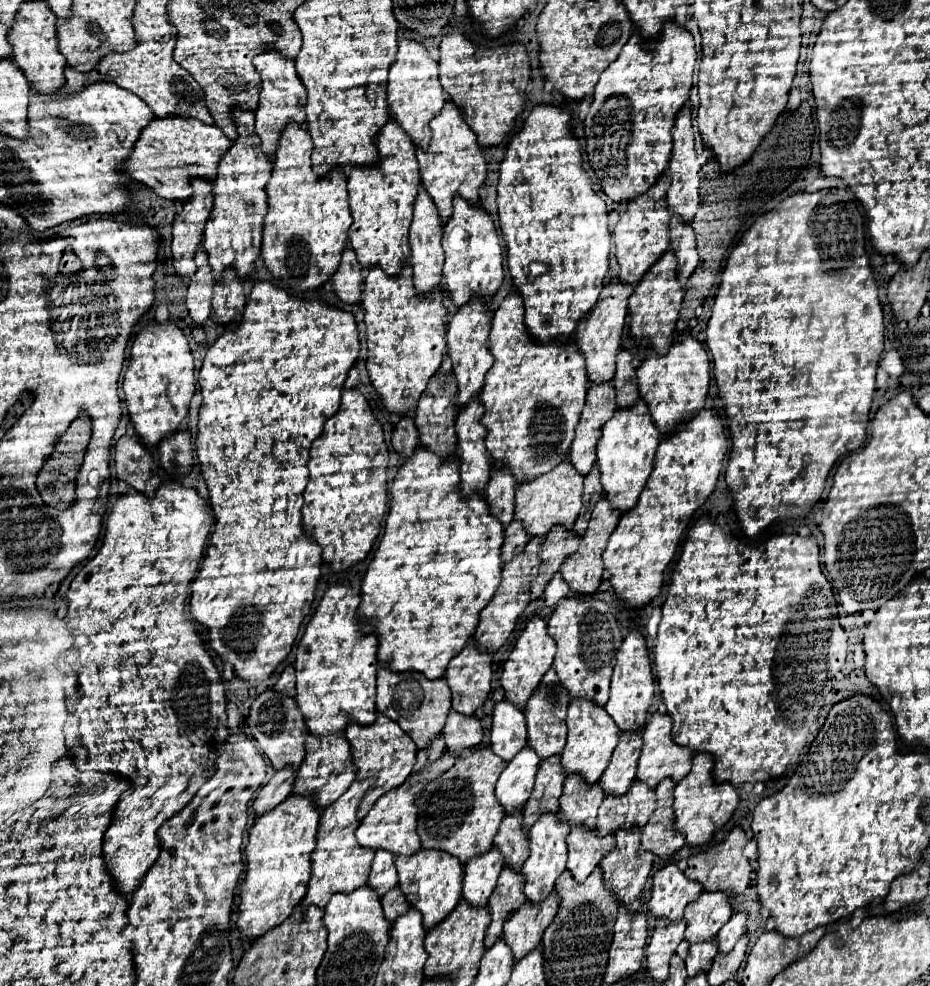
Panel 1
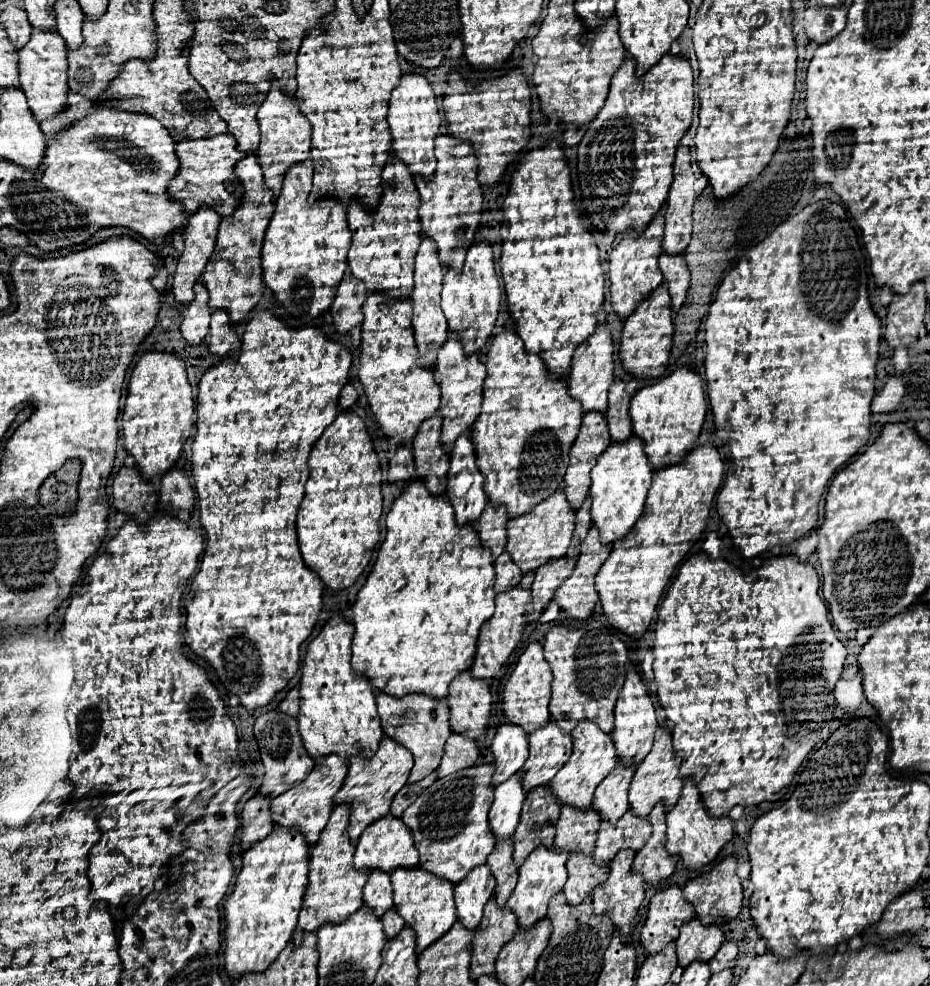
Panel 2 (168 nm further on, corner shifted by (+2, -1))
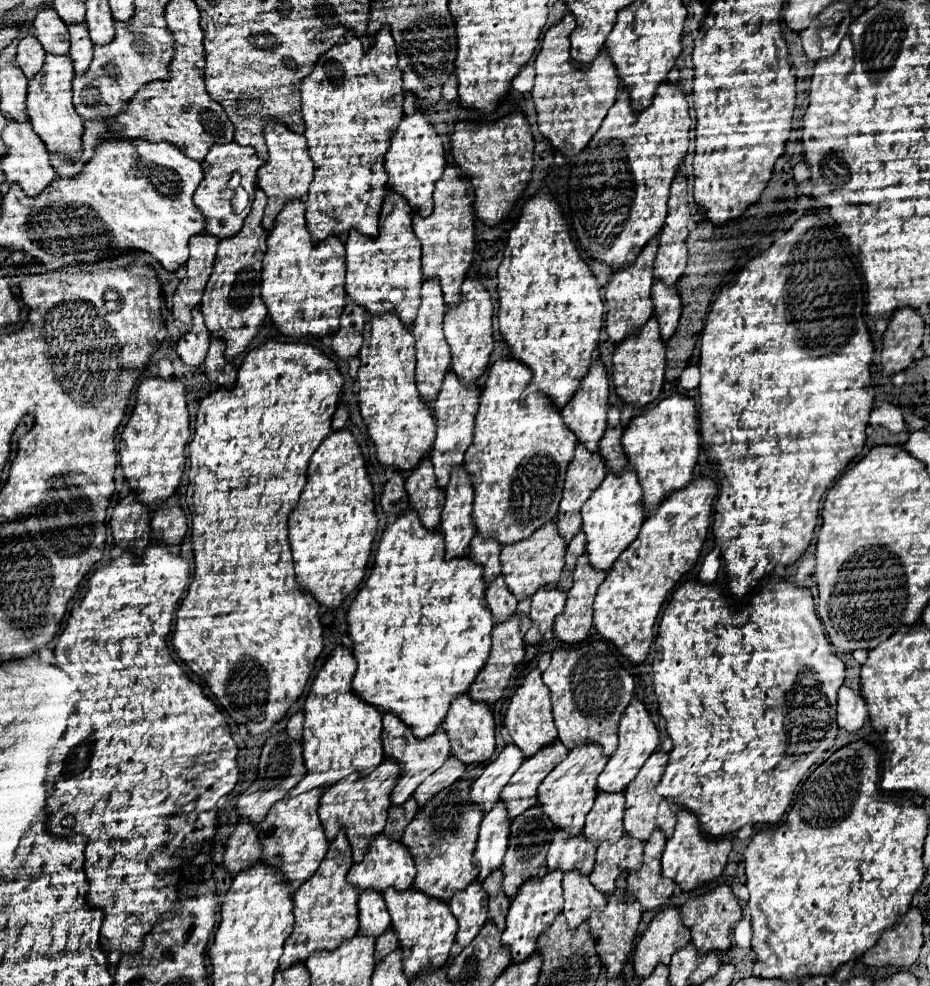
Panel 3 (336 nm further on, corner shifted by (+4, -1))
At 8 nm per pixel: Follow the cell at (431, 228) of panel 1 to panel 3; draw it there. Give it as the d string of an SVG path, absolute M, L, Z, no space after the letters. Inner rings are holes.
M425 279L423 287L421 287L421 307L419 307L417 319L415 319L413 327L411 327L411 333L417 339L417 345L415 345L415 351L417 351L417 375L415 375L415 381L417 381L421 397L427 403L437 397L437 393L441 389L443 375L451 369L451 353L449 353L445 335L443 335L443 315L445 315L445 301L443 301L439 281L437 279Z

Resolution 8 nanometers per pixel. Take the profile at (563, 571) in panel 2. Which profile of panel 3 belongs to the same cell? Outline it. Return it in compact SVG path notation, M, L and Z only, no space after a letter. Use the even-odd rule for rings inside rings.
M541 587L541 591L533 595L529 617L535 623L535 627L539 629L539 633L545 633L549 627L553 627L553 619L565 607L565 597L567 597L567 591L563 591L559 587L555 587L555 589Z

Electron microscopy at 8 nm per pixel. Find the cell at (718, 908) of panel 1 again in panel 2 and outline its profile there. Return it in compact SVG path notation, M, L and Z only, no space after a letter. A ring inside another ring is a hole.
M697 917L681 927L681 935L675 941L679 967L687 967L693 961L711 961L723 943L723 931L719 925L703 925Z

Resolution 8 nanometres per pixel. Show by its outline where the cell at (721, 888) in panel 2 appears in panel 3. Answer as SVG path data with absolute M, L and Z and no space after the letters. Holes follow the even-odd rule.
M721 883L715 889L705 891L699 897L693 897L687 903L683 903L681 917L683 917L683 923L691 929L691 941L695 943L699 953L707 953L715 949L725 951L731 947L731 929L741 919L741 905L733 895L731 887L727 883Z

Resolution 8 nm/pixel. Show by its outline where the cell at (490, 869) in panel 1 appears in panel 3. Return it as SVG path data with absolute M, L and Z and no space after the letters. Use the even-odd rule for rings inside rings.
M475 879L467 889L457 891L449 899L449 907L459 923L457 943L461 947L467 947L473 941L473 937L479 933L483 923L487 921L487 913L489 913L487 911L487 893L483 891L481 881Z

